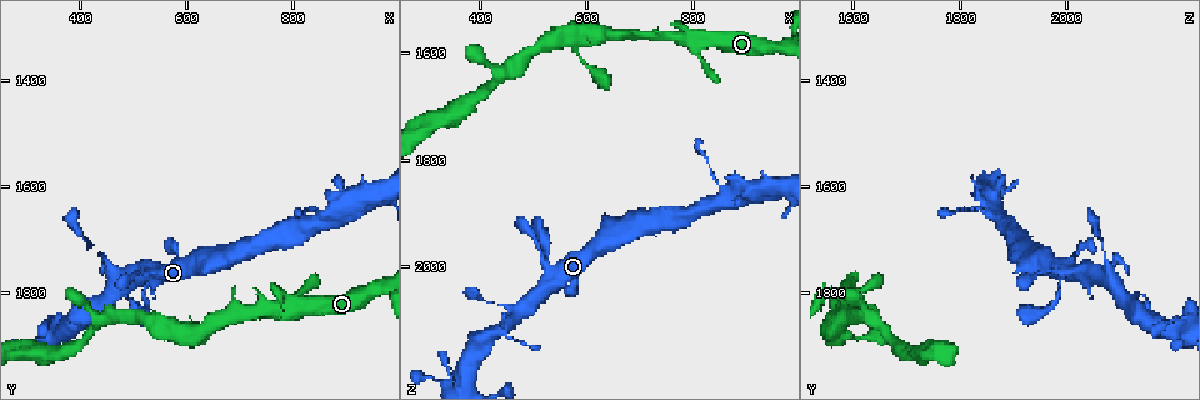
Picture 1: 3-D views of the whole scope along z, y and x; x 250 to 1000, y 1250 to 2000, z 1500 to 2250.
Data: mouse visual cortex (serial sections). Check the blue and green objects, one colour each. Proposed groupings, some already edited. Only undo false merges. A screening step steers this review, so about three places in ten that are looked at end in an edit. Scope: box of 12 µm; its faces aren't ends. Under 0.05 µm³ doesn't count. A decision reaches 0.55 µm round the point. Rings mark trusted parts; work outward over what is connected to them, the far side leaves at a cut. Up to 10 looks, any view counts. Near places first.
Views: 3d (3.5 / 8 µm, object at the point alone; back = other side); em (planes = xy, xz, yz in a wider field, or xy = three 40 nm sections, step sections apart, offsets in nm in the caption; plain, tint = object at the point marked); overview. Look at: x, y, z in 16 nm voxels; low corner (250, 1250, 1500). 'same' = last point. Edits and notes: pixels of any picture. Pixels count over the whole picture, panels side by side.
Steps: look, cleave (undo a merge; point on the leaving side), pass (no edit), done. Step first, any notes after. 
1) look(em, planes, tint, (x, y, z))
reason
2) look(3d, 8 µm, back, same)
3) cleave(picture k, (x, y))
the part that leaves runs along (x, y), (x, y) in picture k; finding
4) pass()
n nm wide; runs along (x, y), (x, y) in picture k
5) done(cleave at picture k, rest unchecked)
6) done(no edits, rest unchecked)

look(3d, 3.5 µm, (815, 1825, 1575))
arms part here

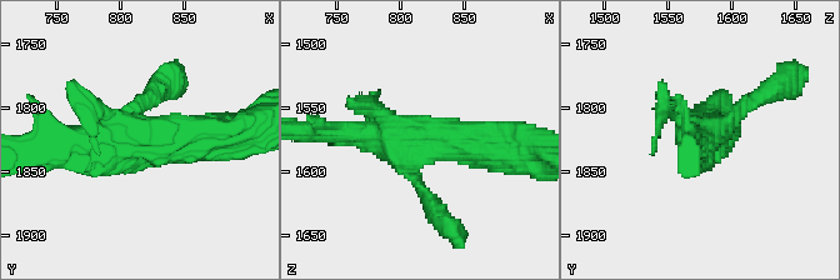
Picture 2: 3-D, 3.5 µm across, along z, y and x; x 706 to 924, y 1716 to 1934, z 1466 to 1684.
look(em, xy, step 5, tint, (816, 1826, 1578))

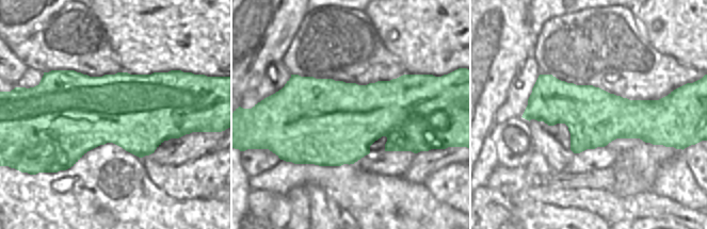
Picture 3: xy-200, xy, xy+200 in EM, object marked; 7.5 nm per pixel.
pass()
runs along (509, 150), (344, 131) in picture 2; one cell here

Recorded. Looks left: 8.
look(3d, 3.5 µm, (585, 1880, 1580))

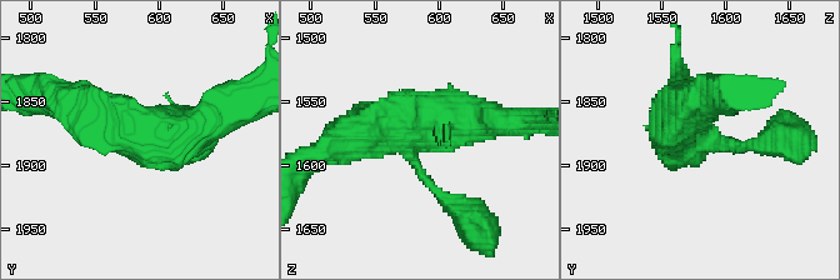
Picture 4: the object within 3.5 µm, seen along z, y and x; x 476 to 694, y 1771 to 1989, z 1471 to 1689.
look(em, xy, step 2, tint, (580, 1880, 1580))
3 arms; arms of 150, 400, 500 nm

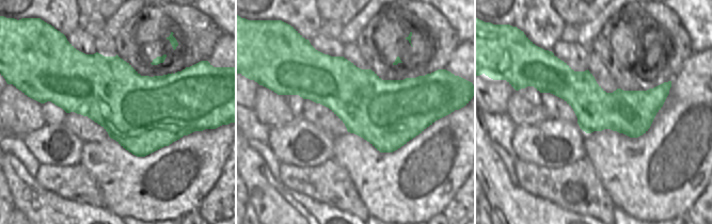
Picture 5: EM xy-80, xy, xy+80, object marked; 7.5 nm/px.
pass()
500 nm wide; runs along (500, 121), (411, 115), (354, 135) in picture 4; continuous, no second cell

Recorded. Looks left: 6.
look(3d, 3.5 µm, (445, 1850, 1640))
side arm on a straight run

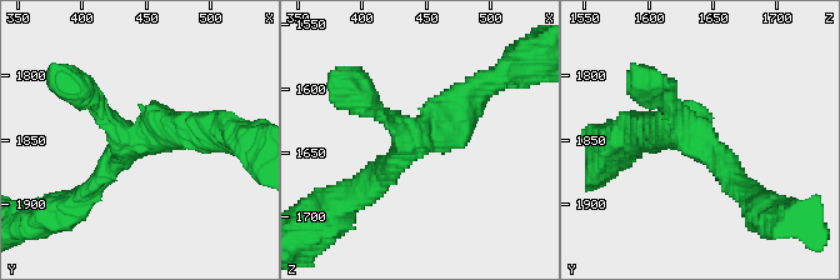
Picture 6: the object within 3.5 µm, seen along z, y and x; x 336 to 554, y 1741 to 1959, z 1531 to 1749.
look(em, xy, step 3, tint, (446, 1852, 1638))
3 arms; arms of 200, 250, 350 nm

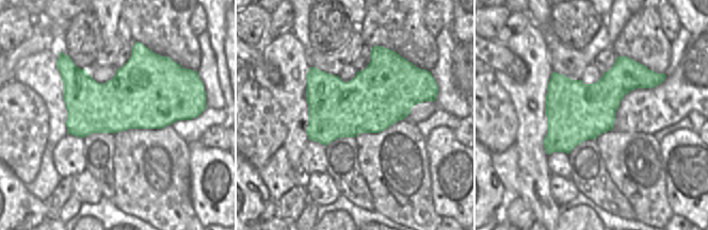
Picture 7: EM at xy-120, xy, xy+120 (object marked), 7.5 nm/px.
look(em, xy, step 5, tint, same)
cut it another way

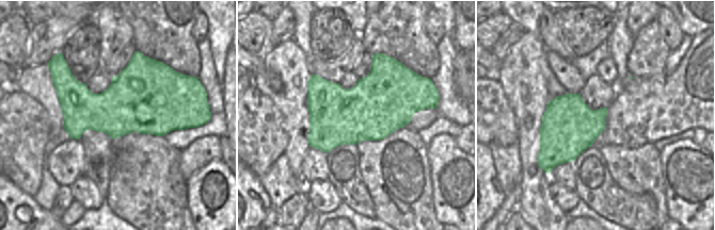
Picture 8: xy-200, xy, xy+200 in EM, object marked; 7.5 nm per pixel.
pass()
runs along (483, 86), (368, 183) in picture 6; all the same cell

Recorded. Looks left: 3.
look(3d, 8 µm, (450, 1815, 2115))

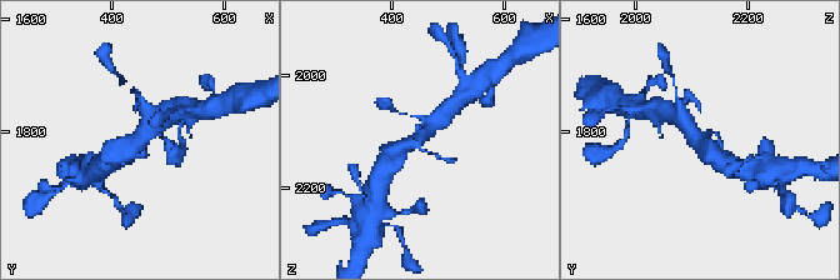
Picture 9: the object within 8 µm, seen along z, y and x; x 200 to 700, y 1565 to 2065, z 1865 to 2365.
look(3d, 3.5 µm, (445, 1820, 2115))

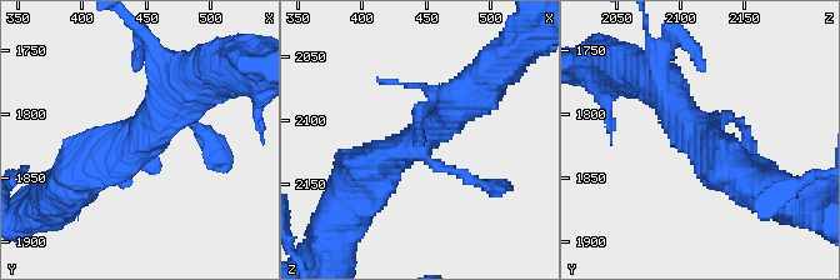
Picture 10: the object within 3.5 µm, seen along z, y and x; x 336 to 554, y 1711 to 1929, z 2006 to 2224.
pass()
runs along (188, 80), (126, 153), (80, 176) in picture 10; all the same cell

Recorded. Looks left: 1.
done(no edits, rest unchecked)

